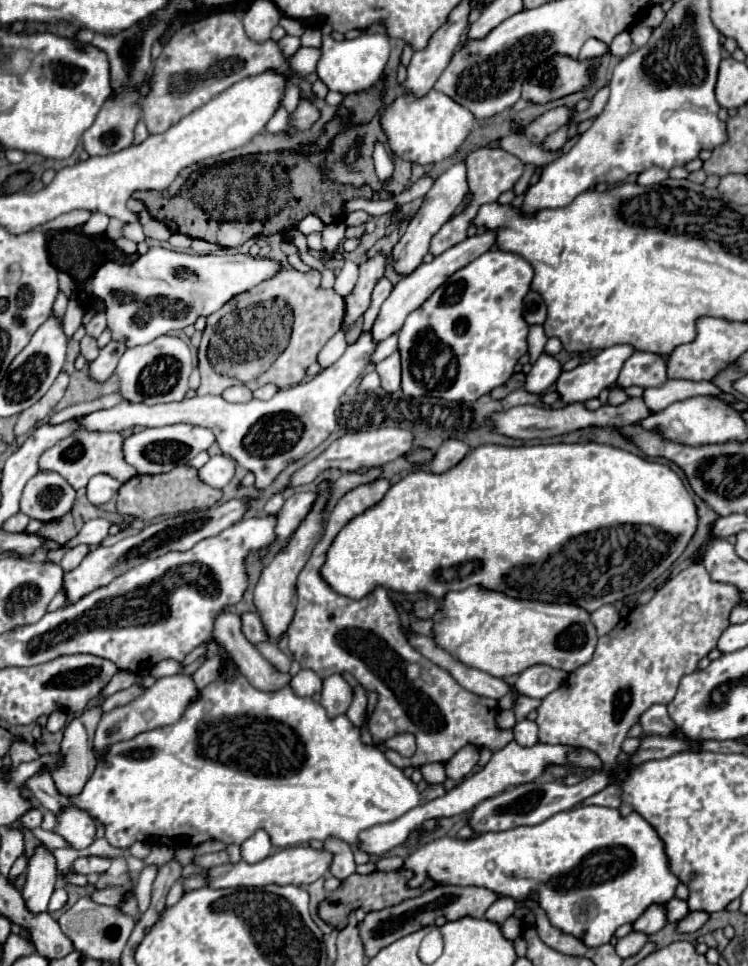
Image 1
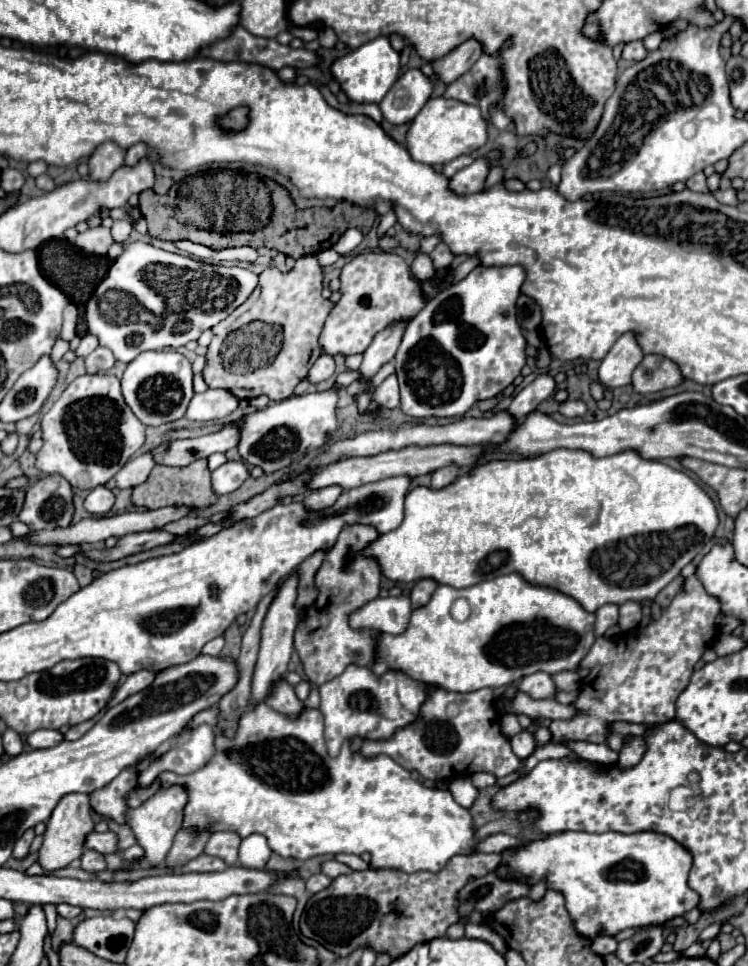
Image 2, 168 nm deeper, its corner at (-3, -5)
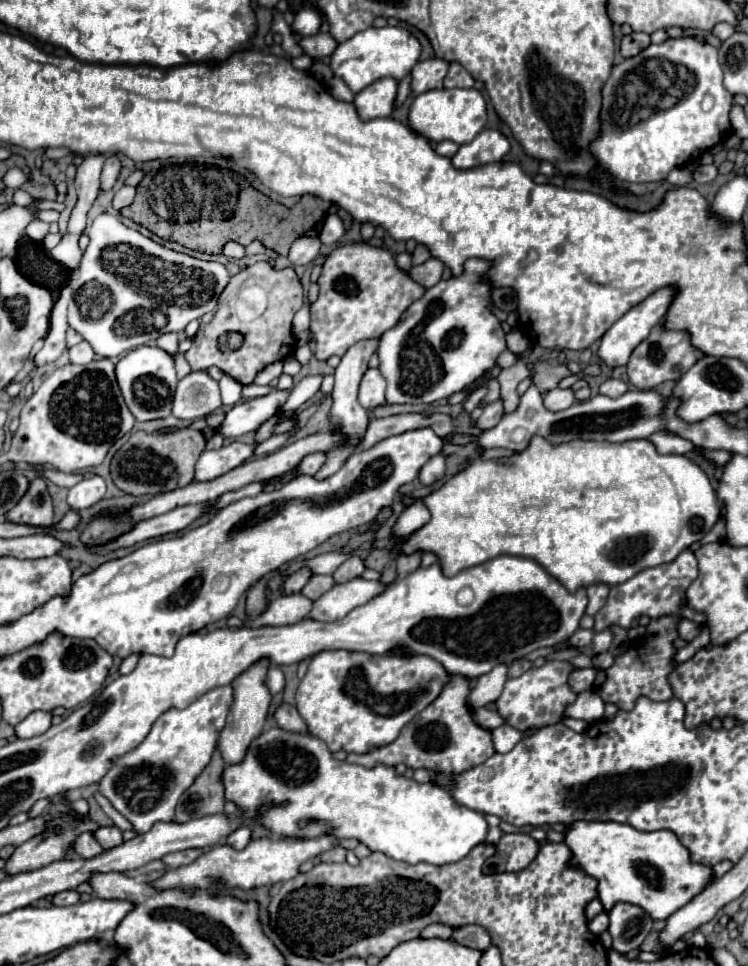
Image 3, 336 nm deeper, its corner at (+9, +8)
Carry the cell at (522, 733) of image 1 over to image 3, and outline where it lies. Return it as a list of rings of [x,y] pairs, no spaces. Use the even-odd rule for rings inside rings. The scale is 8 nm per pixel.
[[[502,724],[496,730],[492,730],[492,738],[494,738],[496,752],[510,752],[522,740],[522,734],[518,730],[514,730],[512,726]]]

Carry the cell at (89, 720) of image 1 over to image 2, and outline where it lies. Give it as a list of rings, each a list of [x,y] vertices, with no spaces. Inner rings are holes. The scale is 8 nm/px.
[[[70,793],[70,795],[64,795],[56,809],[52,811],[50,819],[48,819],[48,827],[46,827],[46,833],[44,833],[44,843],[40,847],[40,857],[38,857],[38,863],[48,871],[56,871],[56,869],[62,869],[66,865],[70,865],[74,859],[78,859],[84,851],[82,843],[84,843],[84,837],[94,829],[94,821],[90,817],[90,801],[88,801],[88,795],[86,793]]]

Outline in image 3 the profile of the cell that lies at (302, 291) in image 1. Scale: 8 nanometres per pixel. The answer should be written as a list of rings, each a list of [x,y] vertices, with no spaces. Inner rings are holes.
[[[258,262],[250,268],[244,268],[230,278],[228,286],[218,298],[218,306],[204,314],[200,320],[200,330],[192,338],[192,346],[184,356],[193,371],[218,366],[224,374],[232,376],[240,384],[250,384],[264,366],[276,360],[284,360],[286,354],[296,350],[292,318],[302,308],[302,304],[302,284],[292,268],[276,270],[268,262]],[[224,332],[242,332],[242,346],[230,352],[222,352],[218,348],[218,338]]]

